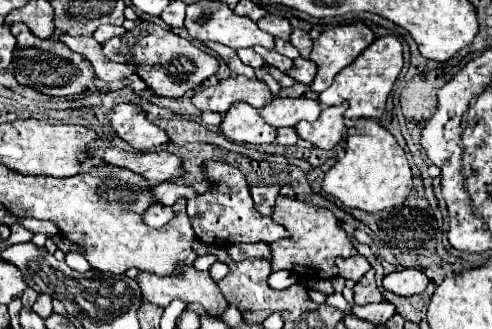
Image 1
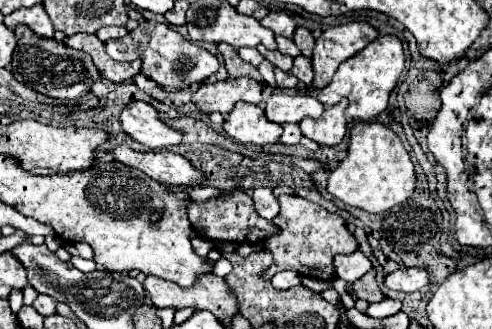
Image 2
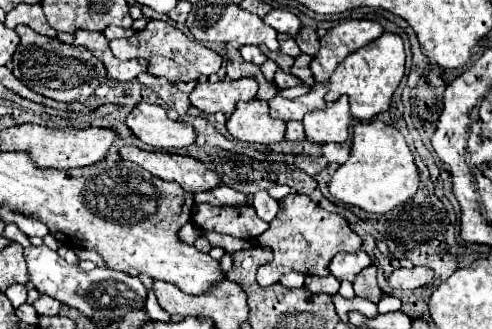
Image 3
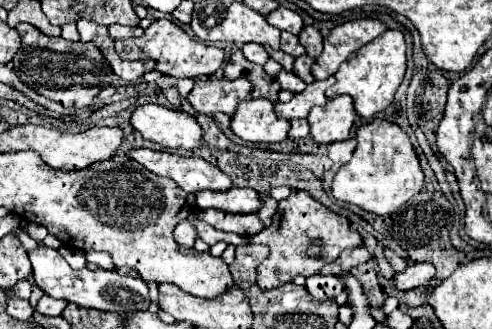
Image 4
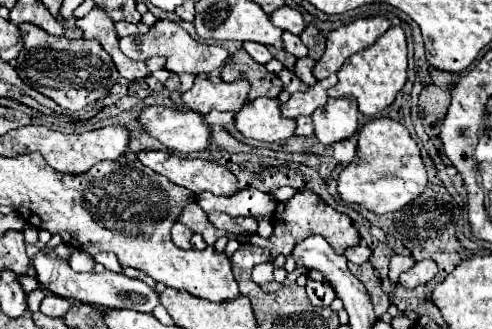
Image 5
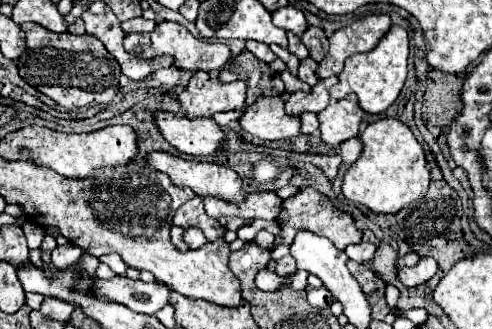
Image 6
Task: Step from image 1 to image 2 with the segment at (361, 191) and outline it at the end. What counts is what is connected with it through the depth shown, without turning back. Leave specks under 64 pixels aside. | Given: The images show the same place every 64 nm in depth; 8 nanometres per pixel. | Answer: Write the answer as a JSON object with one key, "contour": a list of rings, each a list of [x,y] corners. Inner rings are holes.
{"contour":[[[376,120],[354,124],[350,130],[348,156],[336,166],[336,170],[330,172],[328,192],[348,206],[380,214],[406,202],[414,190],[414,164],[402,140],[394,134],[394,130]]]}

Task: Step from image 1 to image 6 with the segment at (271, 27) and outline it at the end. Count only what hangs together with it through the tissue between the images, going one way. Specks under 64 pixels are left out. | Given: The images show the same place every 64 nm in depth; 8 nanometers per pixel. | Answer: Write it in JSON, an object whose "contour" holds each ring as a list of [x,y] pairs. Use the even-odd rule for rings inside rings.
{"contour":[[[284,6],[276,12],[272,12],[272,20],[278,28],[284,28],[288,32],[294,32],[294,34],[304,34],[304,30],[308,28],[308,22],[304,18],[304,12],[294,8],[294,6]]]}

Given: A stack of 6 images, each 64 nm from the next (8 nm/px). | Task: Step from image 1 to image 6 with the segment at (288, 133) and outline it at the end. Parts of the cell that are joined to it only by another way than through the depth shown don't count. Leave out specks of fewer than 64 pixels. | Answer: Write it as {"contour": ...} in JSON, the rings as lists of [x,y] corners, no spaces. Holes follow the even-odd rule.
{"contour":[[[306,112],[300,116],[302,118],[302,132],[304,134],[316,134],[320,130],[320,122],[318,122],[318,114],[312,114],[312,112]]]}

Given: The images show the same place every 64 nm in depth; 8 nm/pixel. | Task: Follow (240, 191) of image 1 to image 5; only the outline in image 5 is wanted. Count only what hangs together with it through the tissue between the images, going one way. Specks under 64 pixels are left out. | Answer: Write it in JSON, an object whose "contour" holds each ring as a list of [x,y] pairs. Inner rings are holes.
{"contour":[[[212,212],[208,214],[210,222],[224,230],[224,232],[230,232],[230,234],[240,234],[240,232],[256,232],[258,228],[258,222],[256,218],[248,216],[248,218],[234,218],[234,216],[228,216],[228,214],[222,214],[222,212]]]}

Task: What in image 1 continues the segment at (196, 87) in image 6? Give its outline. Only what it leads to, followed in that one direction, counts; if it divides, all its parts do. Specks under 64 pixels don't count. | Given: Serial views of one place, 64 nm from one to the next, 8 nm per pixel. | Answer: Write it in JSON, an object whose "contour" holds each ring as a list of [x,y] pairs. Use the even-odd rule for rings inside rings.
{"contour":[[[230,76],[220,80],[216,86],[202,88],[194,94],[192,102],[198,110],[220,112],[226,114],[234,102],[246,102],[254,108],[262,108],[272,100],[272,92],[262,80],[250,80],[246,76]]]}

